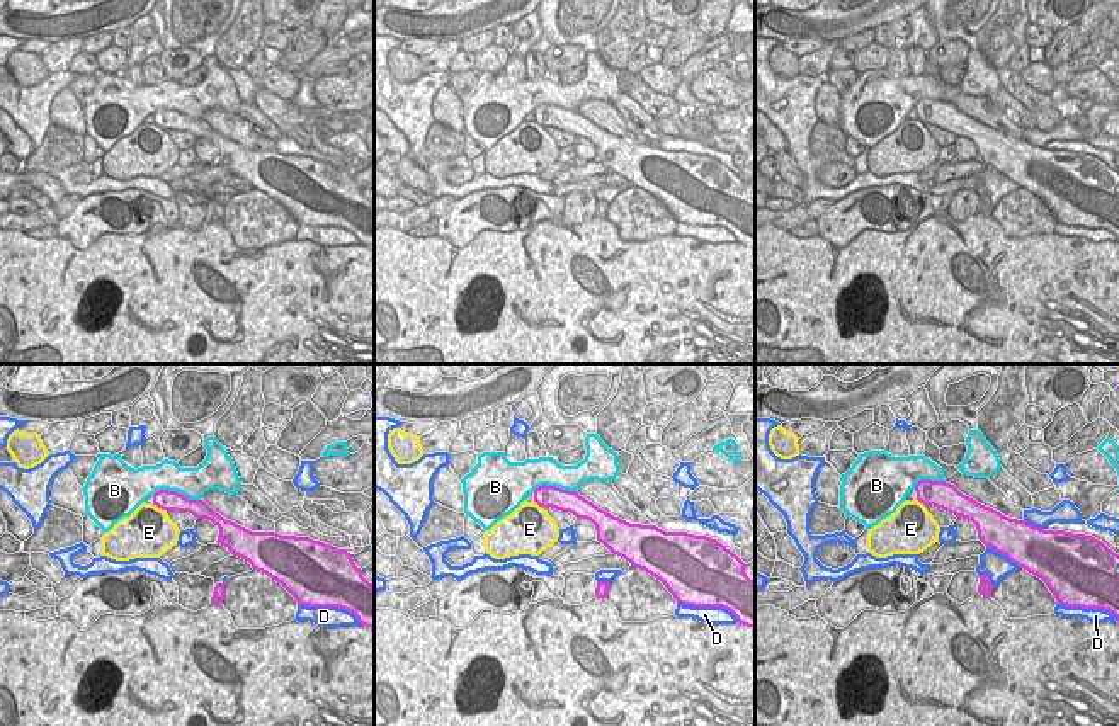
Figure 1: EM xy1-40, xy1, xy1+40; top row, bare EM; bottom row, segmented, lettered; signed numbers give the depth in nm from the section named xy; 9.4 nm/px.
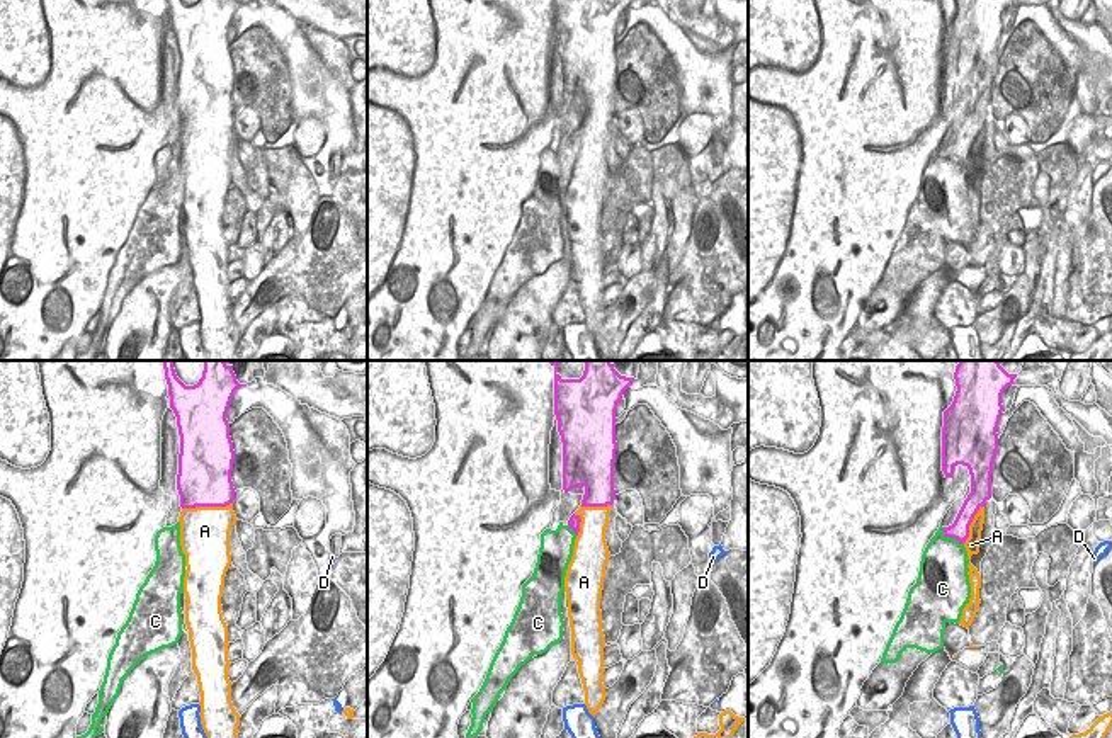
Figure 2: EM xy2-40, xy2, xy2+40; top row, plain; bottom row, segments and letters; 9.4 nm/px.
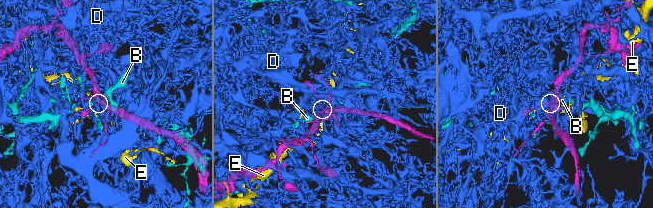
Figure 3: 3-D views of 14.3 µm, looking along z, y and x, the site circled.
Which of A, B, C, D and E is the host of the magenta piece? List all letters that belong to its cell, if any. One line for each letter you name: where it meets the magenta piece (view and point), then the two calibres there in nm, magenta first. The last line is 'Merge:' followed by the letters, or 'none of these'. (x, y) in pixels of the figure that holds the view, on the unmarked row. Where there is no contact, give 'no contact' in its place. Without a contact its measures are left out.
A: contact xy2-40 (206, 124); calibres 500 and 480 nm
Merge: A

